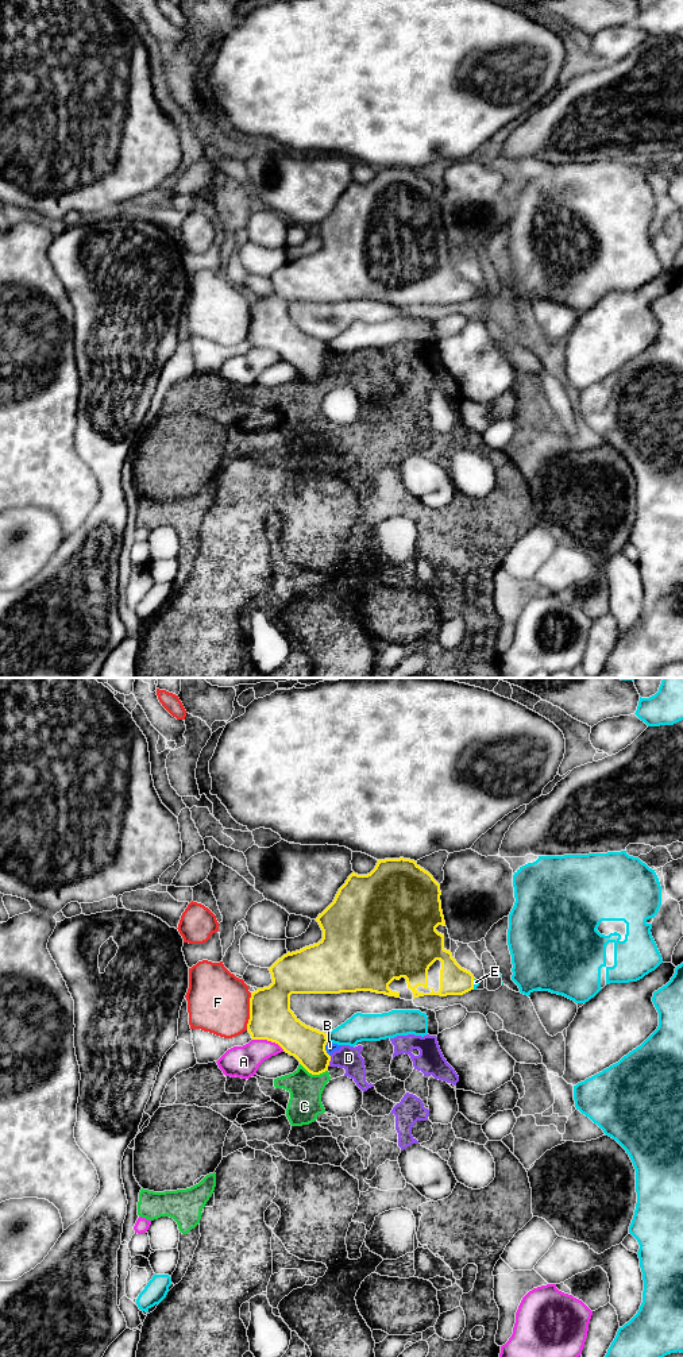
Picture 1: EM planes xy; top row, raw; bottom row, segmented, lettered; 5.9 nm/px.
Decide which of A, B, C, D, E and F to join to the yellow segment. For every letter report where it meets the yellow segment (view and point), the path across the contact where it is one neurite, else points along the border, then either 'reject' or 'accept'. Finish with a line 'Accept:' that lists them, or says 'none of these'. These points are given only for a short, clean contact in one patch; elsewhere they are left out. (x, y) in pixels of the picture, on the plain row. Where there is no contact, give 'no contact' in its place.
A: contact xy (269, 349); reject
B: contact xy (324, 358); border xy (327, 350), (325, 359), (330, 365); reject
C: contact xy (313, 382); reject
D: contact xy (330, 369); border xy (331, 365), (327, 374); reject
E: contact xy (325, 346); accept
F: contact xy (250, 320); reject
Accept: E

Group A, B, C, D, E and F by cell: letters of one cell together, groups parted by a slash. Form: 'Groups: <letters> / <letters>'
Groups: A / B C D / E / F

